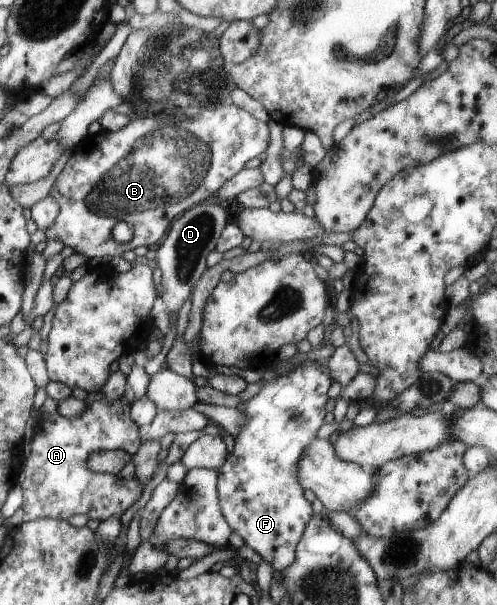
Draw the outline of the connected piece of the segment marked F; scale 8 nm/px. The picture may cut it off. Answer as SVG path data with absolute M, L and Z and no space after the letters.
M303 361L294 369L264 381L254 396L245 401L246 419L233 438L233 451L216 471L219 505L230 531L236 531L274 570L281 571L293 563L296 543L312 516L311 504L303 498L304 489L298 484L298 461L305 447L315 438L317 428L324 423L327 388L331 382L325 362L318 361Z

